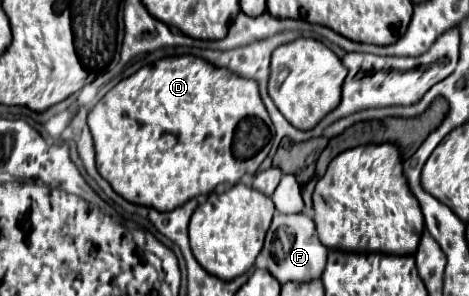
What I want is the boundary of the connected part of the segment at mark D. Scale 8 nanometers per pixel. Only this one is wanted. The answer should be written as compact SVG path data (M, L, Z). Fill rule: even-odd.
M182 55L182 57L166 57L160 59L154 65L146 65L140 71L136 71L134 75L130 75L128 79L122 79L114 89L110 89L88 113L88 127L90 133L94 137L94 145L96 145L96 167L100 171L100 175L112 185L112 189L122 195L124 199L128 199L130 203L138 203L138 205L146 205L146 207L154 207L156 211L172 211L176 207L180 207L182 203L186 203L188 199L196 197L196 195L206 195L210 191L214 191L216 185L220 183L230 183L236 185L246 173L256 173L258 167L262 165L262 161L268 157L270 149L272 149L272 135L274 135L274 127L272 121L268 117L268 111L258 95L258 83L254 79L244 79L238 75L232 75L232 71L224 71L224 67L212 67L212 63L194 57L194 55Z

